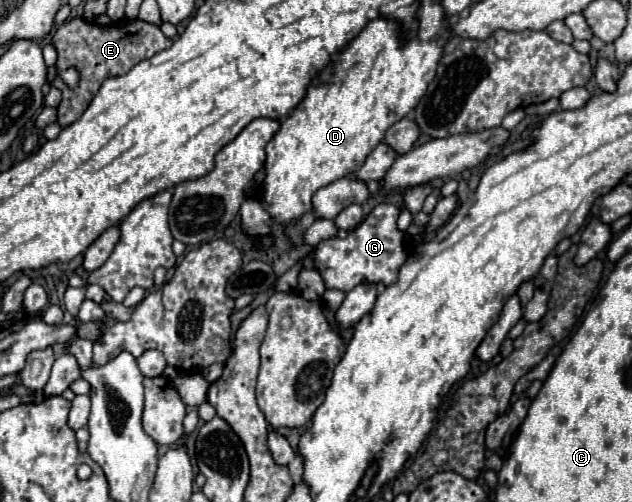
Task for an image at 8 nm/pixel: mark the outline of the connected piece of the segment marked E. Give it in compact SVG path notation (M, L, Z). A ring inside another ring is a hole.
M76 18L76 20L68 20L56 30L56 34L52 36L52 46L58 52L56 70L66 70L68 66L76 66L80 72L80 84L74 90L68 90L68 86L60 78L54 78L52 82L52 86L62 90L62 102L58 106L58 124L64 128L82 116L82 112L90 106L90 100L96 96L96 92L100 90L106 78L126 74L138 62L152 58L154 54L172 46L172 40L168 40L158 26L142 20L124 20L116 26L102 28L82 18Z

